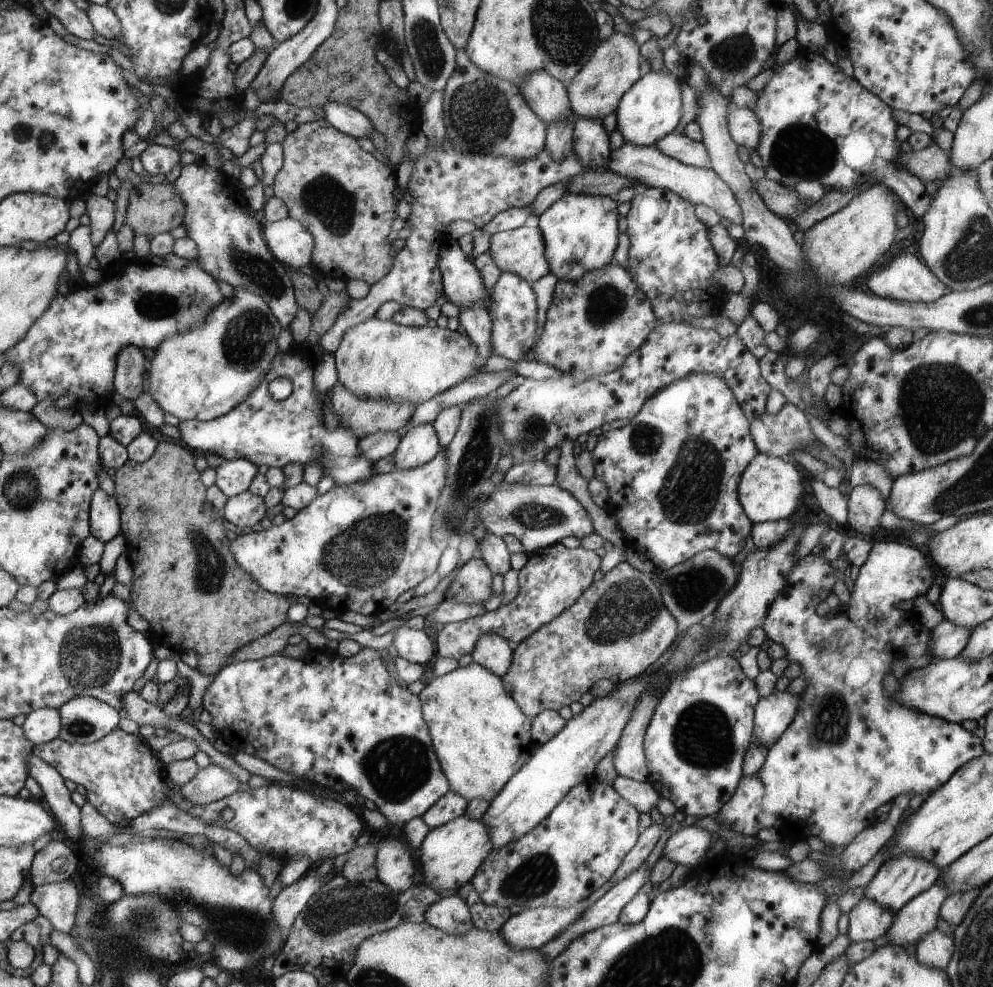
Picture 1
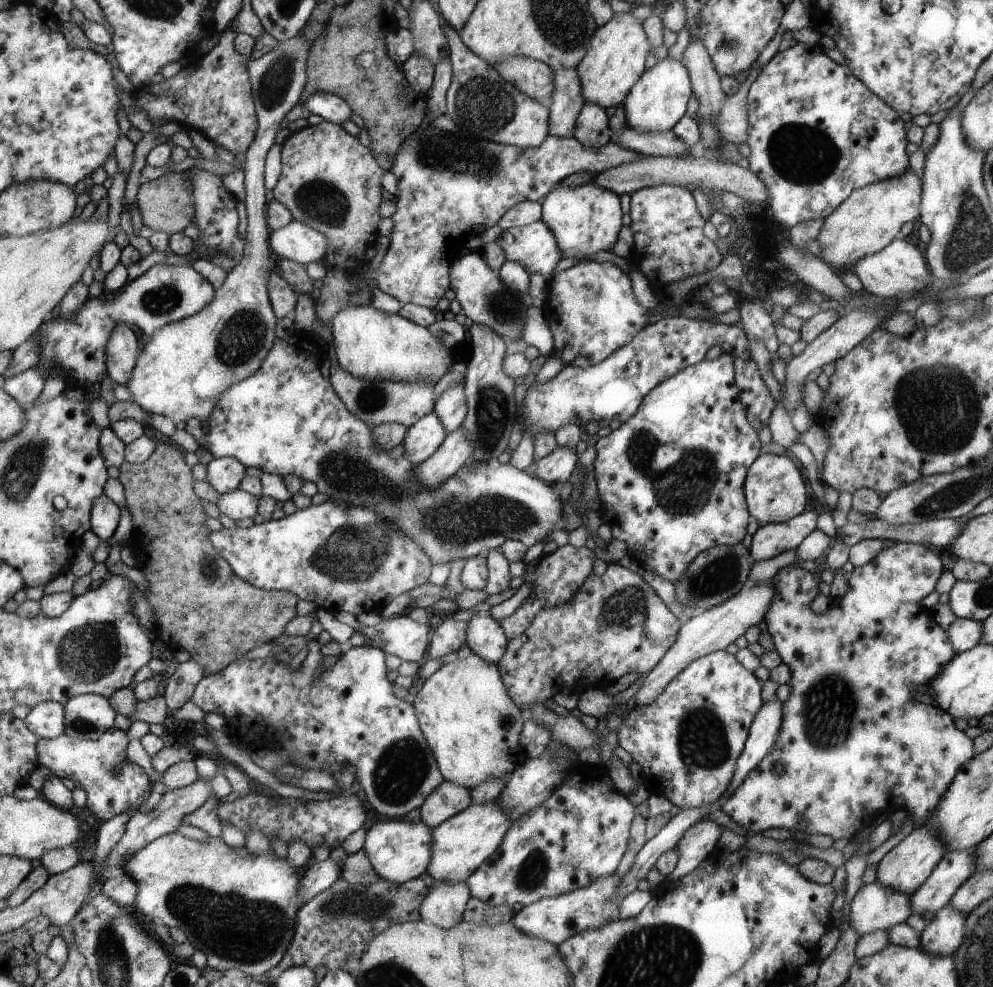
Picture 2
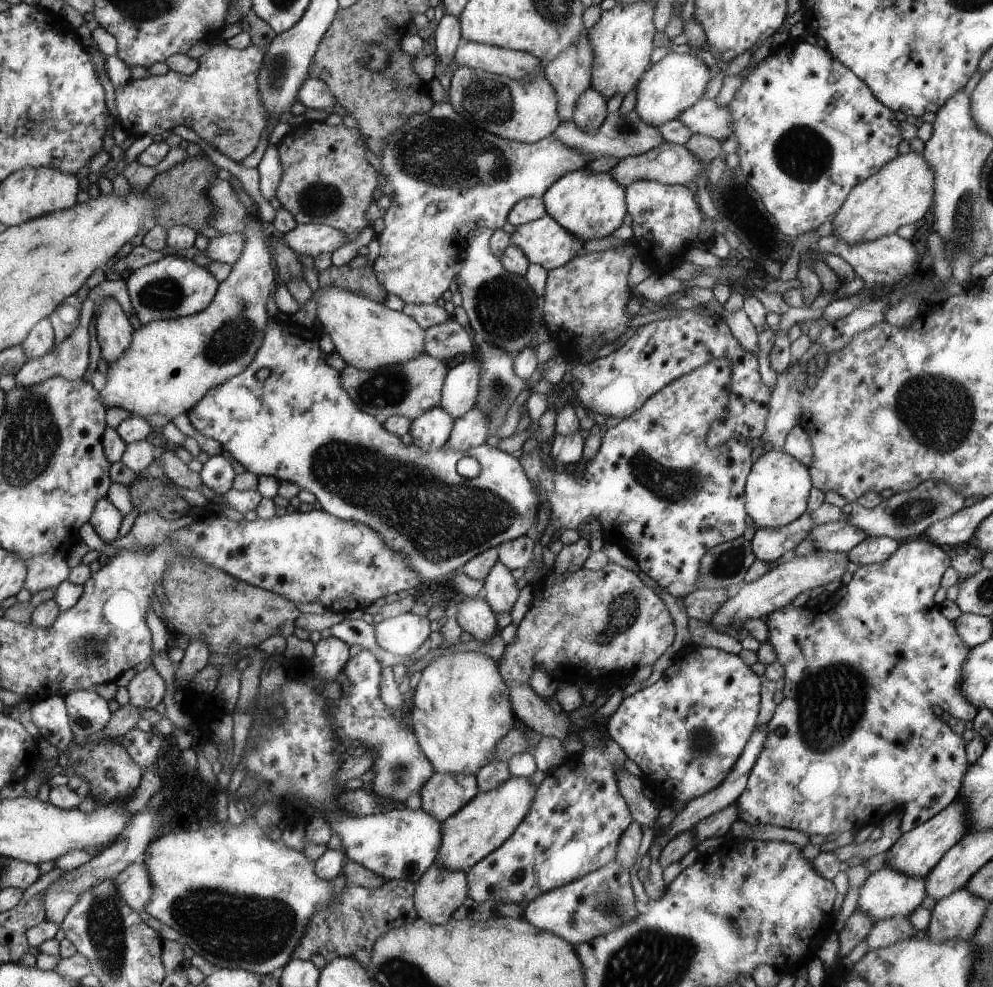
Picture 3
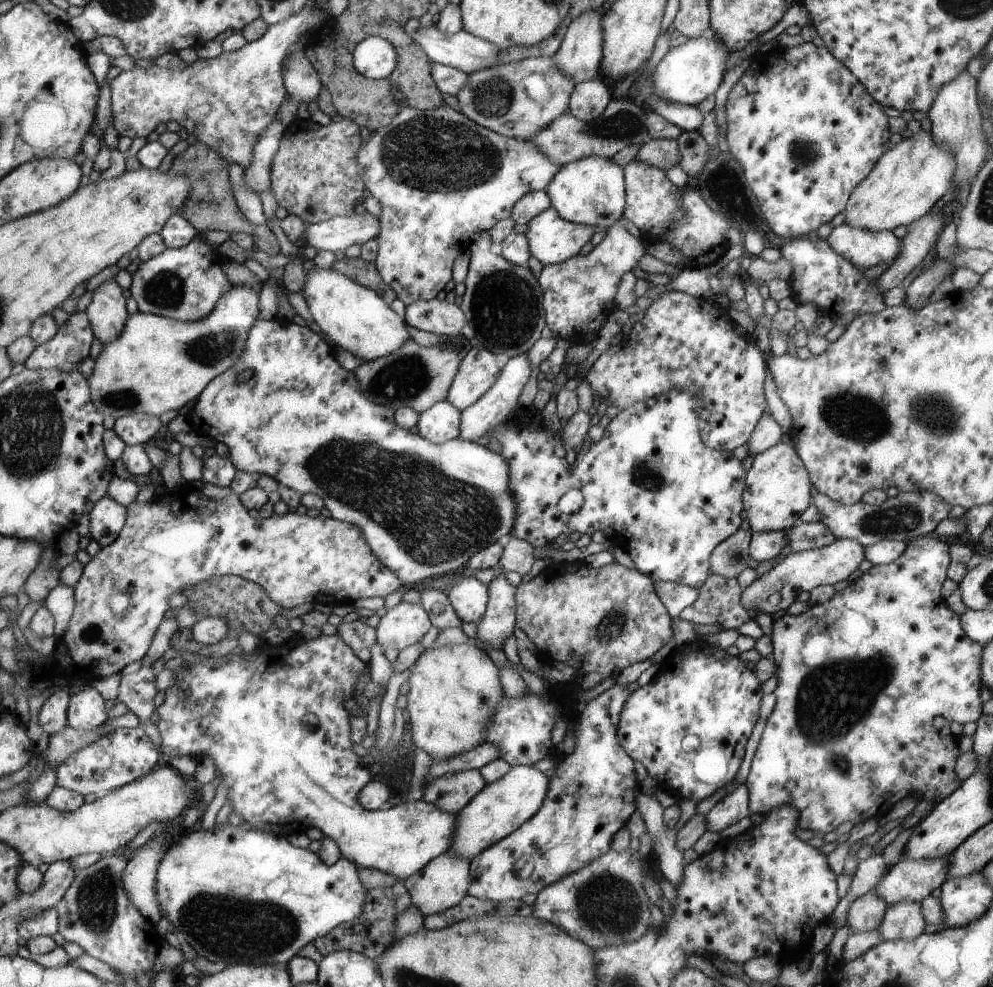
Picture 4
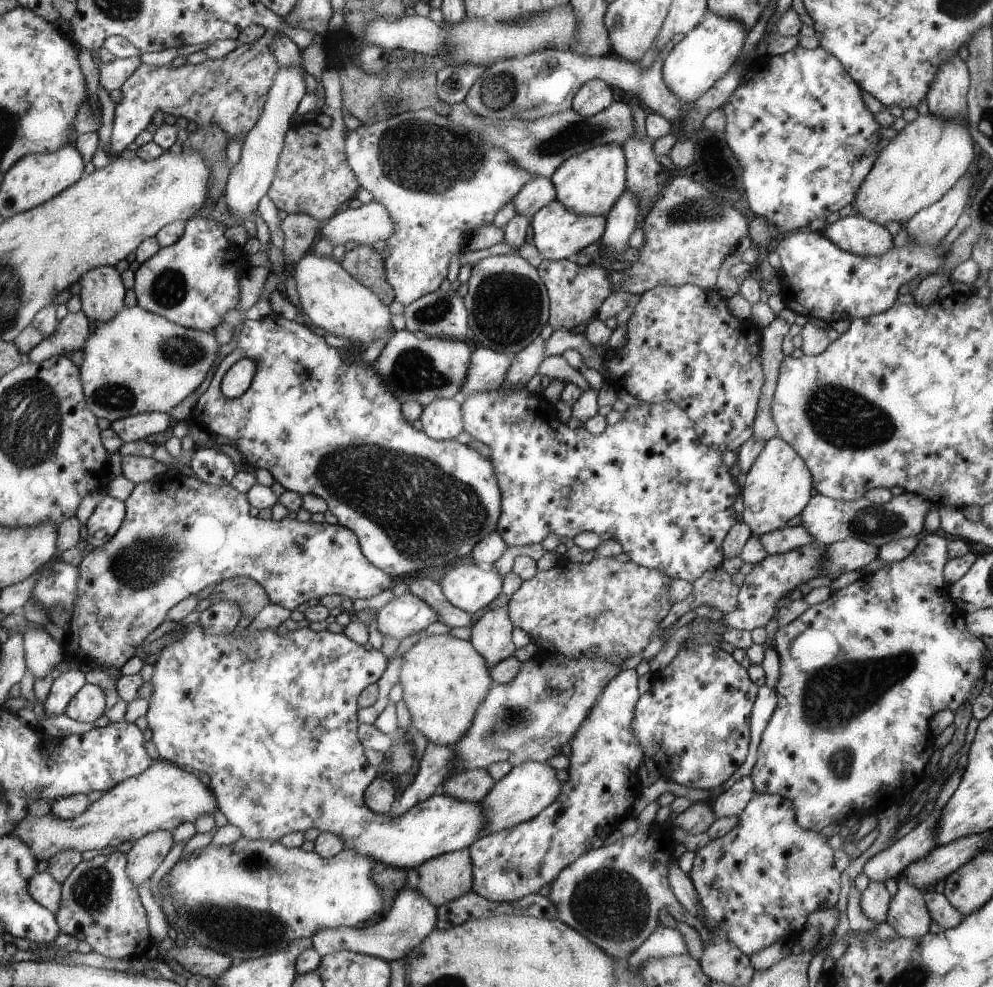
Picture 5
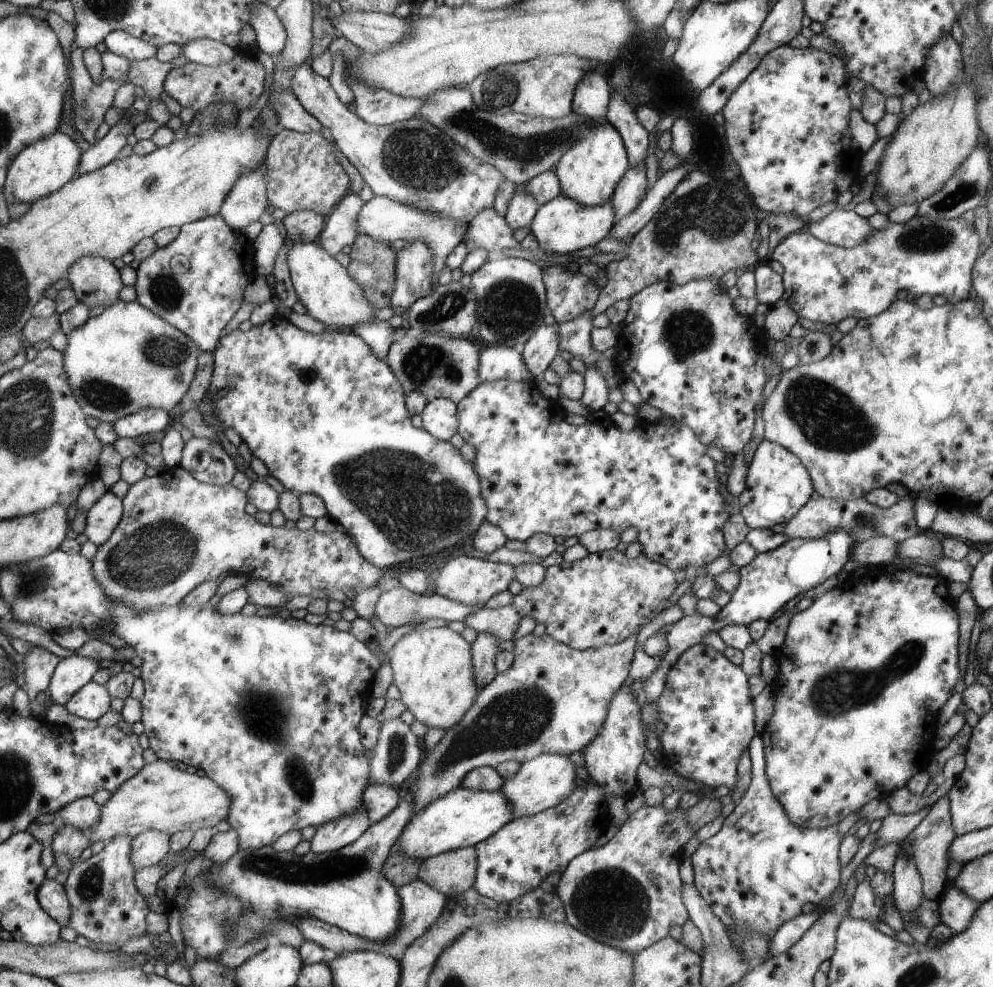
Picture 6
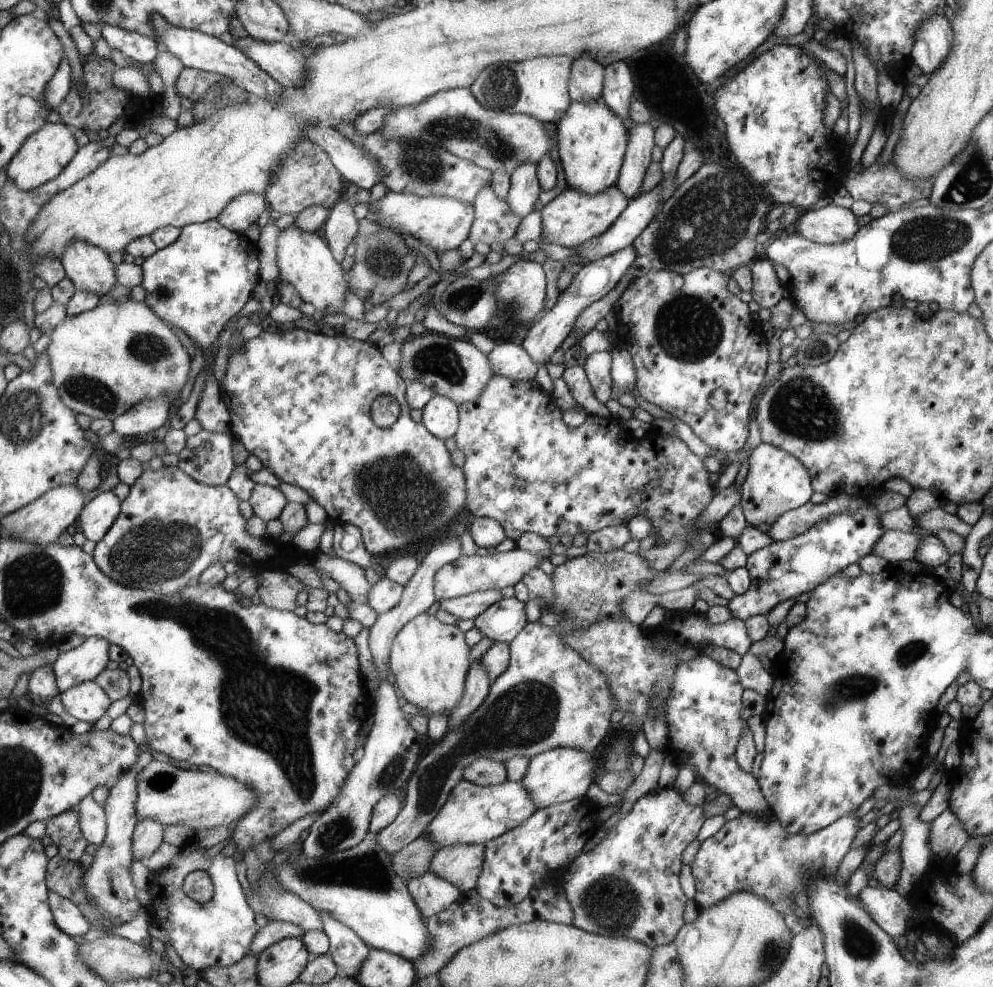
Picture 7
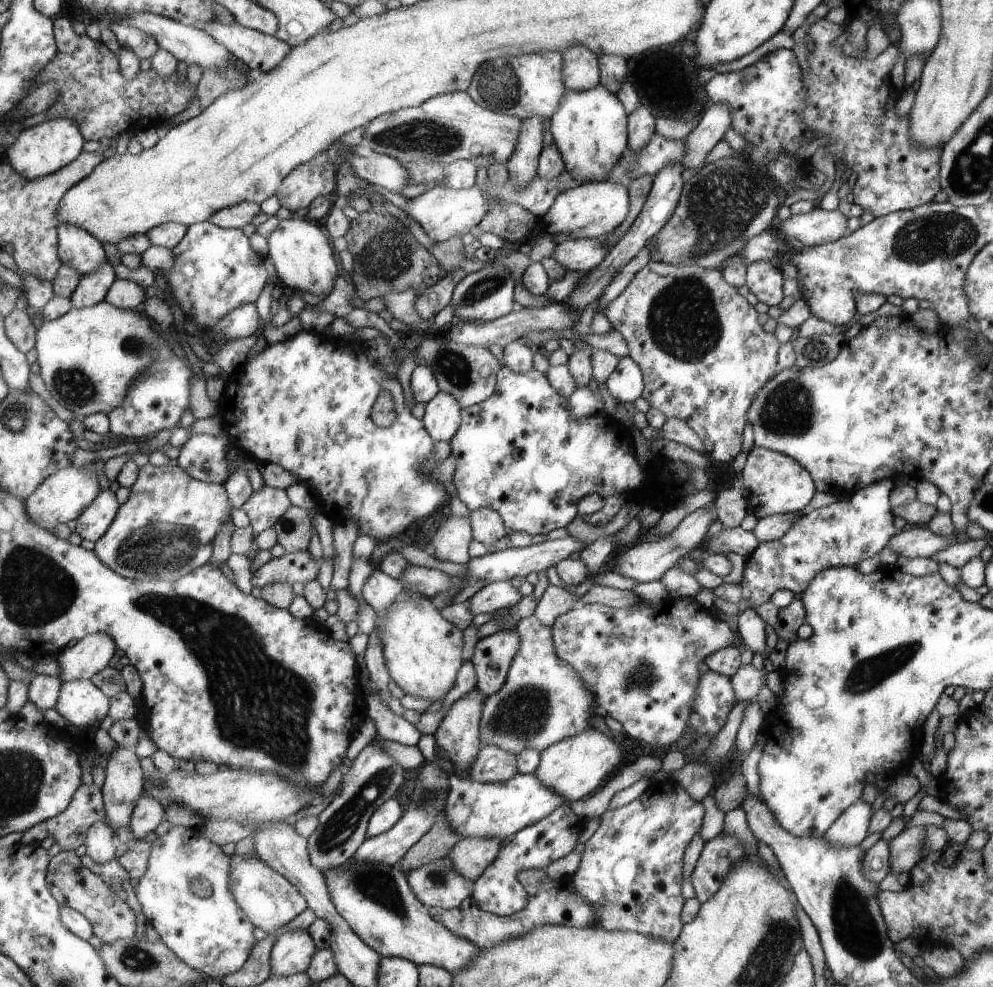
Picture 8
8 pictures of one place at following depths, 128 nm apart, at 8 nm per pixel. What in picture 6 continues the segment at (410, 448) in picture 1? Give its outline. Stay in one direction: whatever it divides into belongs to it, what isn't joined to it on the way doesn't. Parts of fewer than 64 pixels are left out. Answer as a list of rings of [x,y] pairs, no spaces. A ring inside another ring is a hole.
[[[439,397],[428,401],[420,414],[422,429],[433,435],[433,438],[448,441],[459,428],[459,411],[456,403]]]

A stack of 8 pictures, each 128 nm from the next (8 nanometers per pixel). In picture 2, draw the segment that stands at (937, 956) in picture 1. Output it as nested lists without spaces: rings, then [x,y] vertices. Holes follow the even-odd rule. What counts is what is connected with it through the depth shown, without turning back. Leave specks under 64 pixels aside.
[[[947,905],[937,910],[929,924],[919,933],[919,946],[927,954],[952,956],[965,934],[965,916]]]

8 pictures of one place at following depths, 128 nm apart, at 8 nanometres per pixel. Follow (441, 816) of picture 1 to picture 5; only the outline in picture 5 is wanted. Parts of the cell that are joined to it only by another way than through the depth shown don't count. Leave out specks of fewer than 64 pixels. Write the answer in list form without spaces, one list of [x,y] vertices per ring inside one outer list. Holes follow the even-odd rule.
[[[468,769],[449,776],[436,792],[461,801],[479,803],[495,783],[496,780],[486,769]]]

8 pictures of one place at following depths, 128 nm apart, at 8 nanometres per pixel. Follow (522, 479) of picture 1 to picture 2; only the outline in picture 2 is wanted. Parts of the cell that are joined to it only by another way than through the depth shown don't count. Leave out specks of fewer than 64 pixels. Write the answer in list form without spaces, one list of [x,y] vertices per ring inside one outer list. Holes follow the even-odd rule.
[[[555,448],[551,454],[532,460],[531,464],[525,468],[525,474],[534,474],[536,478],[541,478],[545,483],[553,485],[557,482],[565,482],[575,468],[578,456],[574,448]]]

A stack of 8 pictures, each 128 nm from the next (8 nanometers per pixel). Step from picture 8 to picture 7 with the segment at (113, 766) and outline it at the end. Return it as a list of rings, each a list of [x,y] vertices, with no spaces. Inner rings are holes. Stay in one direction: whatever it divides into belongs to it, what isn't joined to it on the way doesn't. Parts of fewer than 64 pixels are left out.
[[[134,769],[129,770],[125,774],[125,778],[121,782],[117,782],[117,786],[113,786],[108,792],[109,796],[104,805],[108,818],[108,834],[95,852],[95,860],[89,868],[85,869],[85,886],[89,888],[89,892],[93,894],[93,904],[101,906],[101,910],[105,910],[105,914],[109,914],[109,918],[117,918],[115,927],[121,927],[122,924],[131,919],[131,914],[135,910],[135,906],[139,904],[133,896],[135,886],[129,880],[127,874],[127,866],[131,862],[132,834],[134,833],[137,817],[136,810],[136,772]]]

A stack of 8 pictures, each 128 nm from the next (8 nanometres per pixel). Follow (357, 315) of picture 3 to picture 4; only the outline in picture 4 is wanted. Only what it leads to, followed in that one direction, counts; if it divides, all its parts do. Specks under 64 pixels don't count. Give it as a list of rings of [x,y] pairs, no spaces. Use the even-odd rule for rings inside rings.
[[[314,265],[305,274],[300,293],[305,298],[313,321],[327,339],[363,361],[375,361],[393,353],[410,338],[406,330],[409,326],[403,316],[397,315],[375,291],[352,282],[331,268],[317,268]]]

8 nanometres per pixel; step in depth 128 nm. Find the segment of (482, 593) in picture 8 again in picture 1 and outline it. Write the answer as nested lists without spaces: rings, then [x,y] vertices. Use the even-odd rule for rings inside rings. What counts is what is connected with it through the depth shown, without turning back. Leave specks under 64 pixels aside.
[[[406,625],[395,630],[392,643],[398,656],[413,664],[425,664],[435,650],[433,642],[422,629],[411,629]]]

